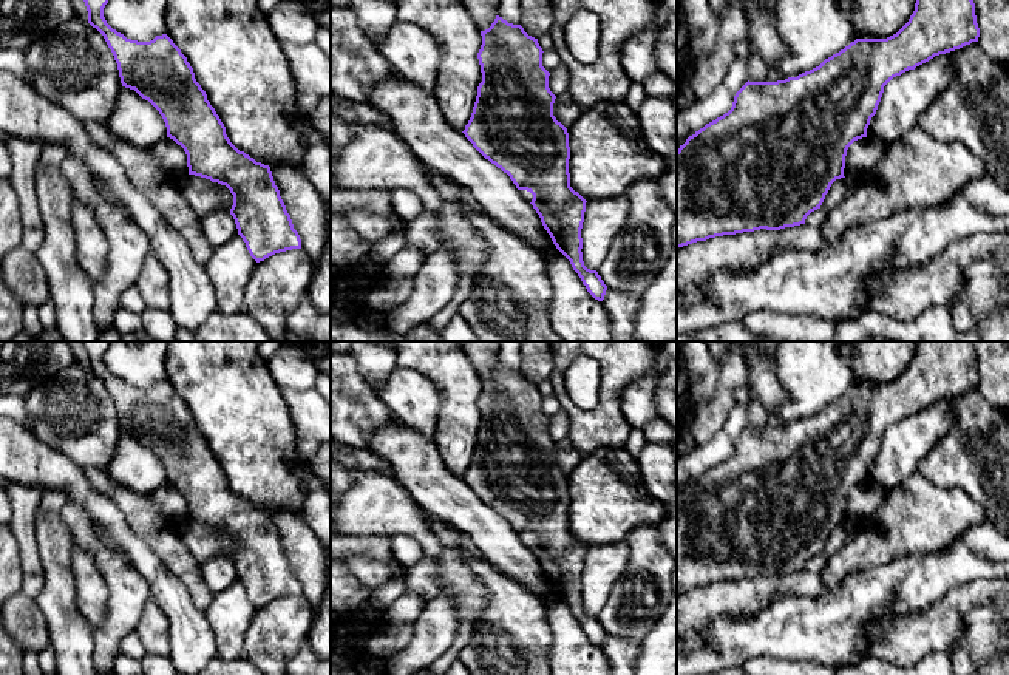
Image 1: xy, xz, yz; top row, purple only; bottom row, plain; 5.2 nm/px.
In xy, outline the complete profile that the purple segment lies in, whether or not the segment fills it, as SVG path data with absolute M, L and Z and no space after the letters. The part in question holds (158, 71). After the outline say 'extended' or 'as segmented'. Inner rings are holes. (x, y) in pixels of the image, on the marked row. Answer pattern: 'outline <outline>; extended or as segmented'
outline M108 0L83 2L88 23L104 36L114 56L122 86L134 90L159 111L167 137L187 154L189 175L226 185L233 195L230 215L250 256L260 263L275 253L301 249L270 167L230 142L193 68L173 40L167 34L150 42L127 39L104 17Z; as segmented

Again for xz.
outline M496 15L488 29L481 31L481 36L482 45L477 59L482 82L477 86L471 117L462 133L485 159L510 176L516 188L521 192L521 196L533 205L553 244L570 261L587 292L595 300L603 301L607 286L598 272L587 269L583 261L581 229L587 201L570 187L569 133L567 128L553 116L556 96L549 88L550 73L542 66L544 51L539 46L538 39L528 36L521 25L508 23L499 15Z; extended

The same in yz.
outline M916 0L909 22L887 39L856 39L819 66L777 82L746 82L728 113L706 124L677 150L677 247L709 238L805 224L836 179L845 178L848 147L867 137L884 86L935 56L978 42L973 0Z; as segmented

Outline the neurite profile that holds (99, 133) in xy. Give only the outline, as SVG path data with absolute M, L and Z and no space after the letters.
M90 120L83 125L96 144L114 154L136 190L187 241L192 255L204 266L215 246L204 236L199 216L182 196L179 179L168 176L148 148L122 142L104 122Z

